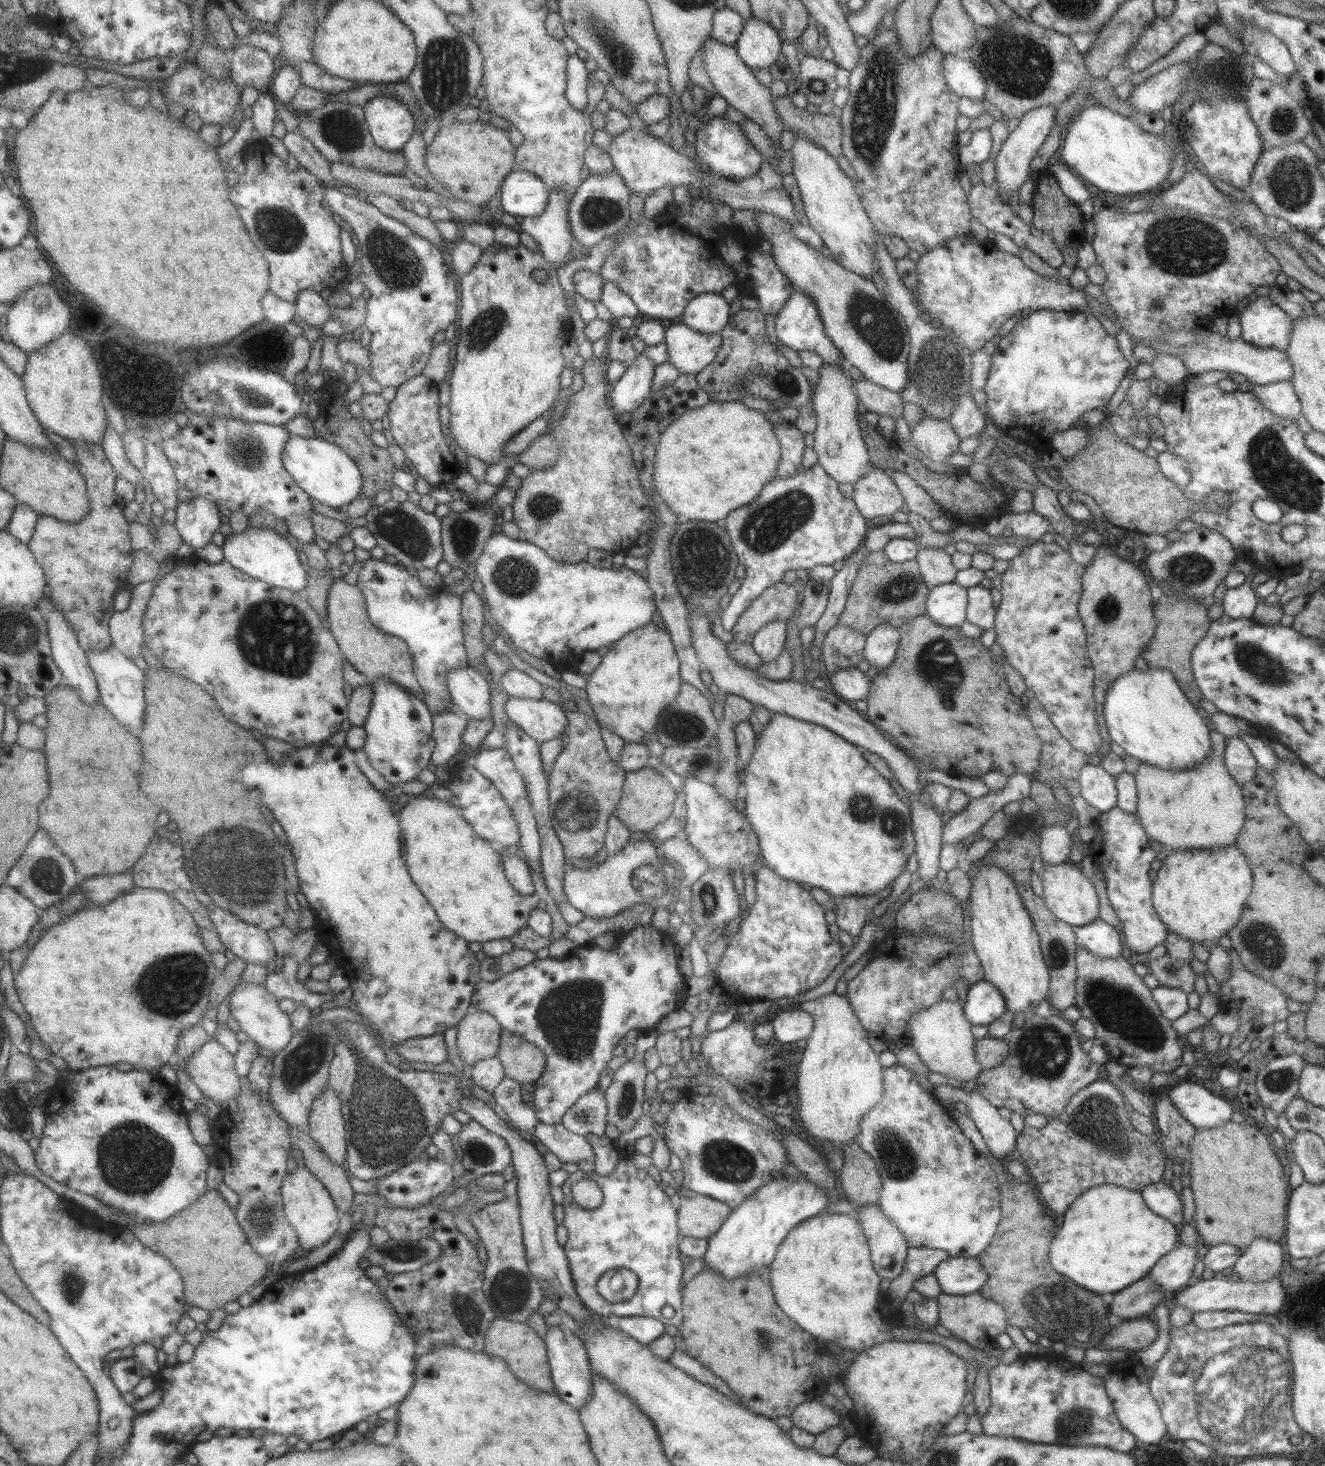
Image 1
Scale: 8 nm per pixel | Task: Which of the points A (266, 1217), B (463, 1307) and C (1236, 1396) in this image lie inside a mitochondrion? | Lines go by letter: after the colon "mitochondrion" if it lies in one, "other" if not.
A: mitochondrion
B: mitochondrion
C: mitochondrion

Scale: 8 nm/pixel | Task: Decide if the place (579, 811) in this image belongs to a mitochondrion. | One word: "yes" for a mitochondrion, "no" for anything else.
yes

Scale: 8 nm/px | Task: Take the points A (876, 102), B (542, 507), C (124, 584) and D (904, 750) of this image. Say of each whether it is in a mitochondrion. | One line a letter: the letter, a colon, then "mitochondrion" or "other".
A: mitochondrion
B: mitochondrion
C: other
D: other

